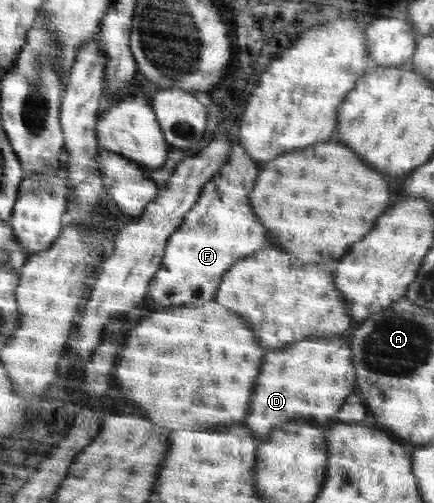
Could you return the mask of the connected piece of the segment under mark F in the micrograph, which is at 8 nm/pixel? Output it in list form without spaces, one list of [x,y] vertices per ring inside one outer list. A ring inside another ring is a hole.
[[[235,146],[235,152],[231,154],[231,159],[227,162],[223,174],[219,171],[219,176],[215,175],[215,180],[211,180],[211,184],[207,183],[207,187],[201,188],[202,194],[198,202],[191,207],[184,222],[170,236],[169,243],[166,244],[162,268],[150,284],[151,298],[161,308],[169,309],[184,304],[209,302],[219,291],[223,276],[235,263],[269,246],[267,236],[265,236],[267,232],[263,228],[266,225],[258,220],[257,213],[251,214],[254,211],[249,206],[251,195],[249,192],[258,178],[258,164],[245,148],[241,150],[239,146]]]

